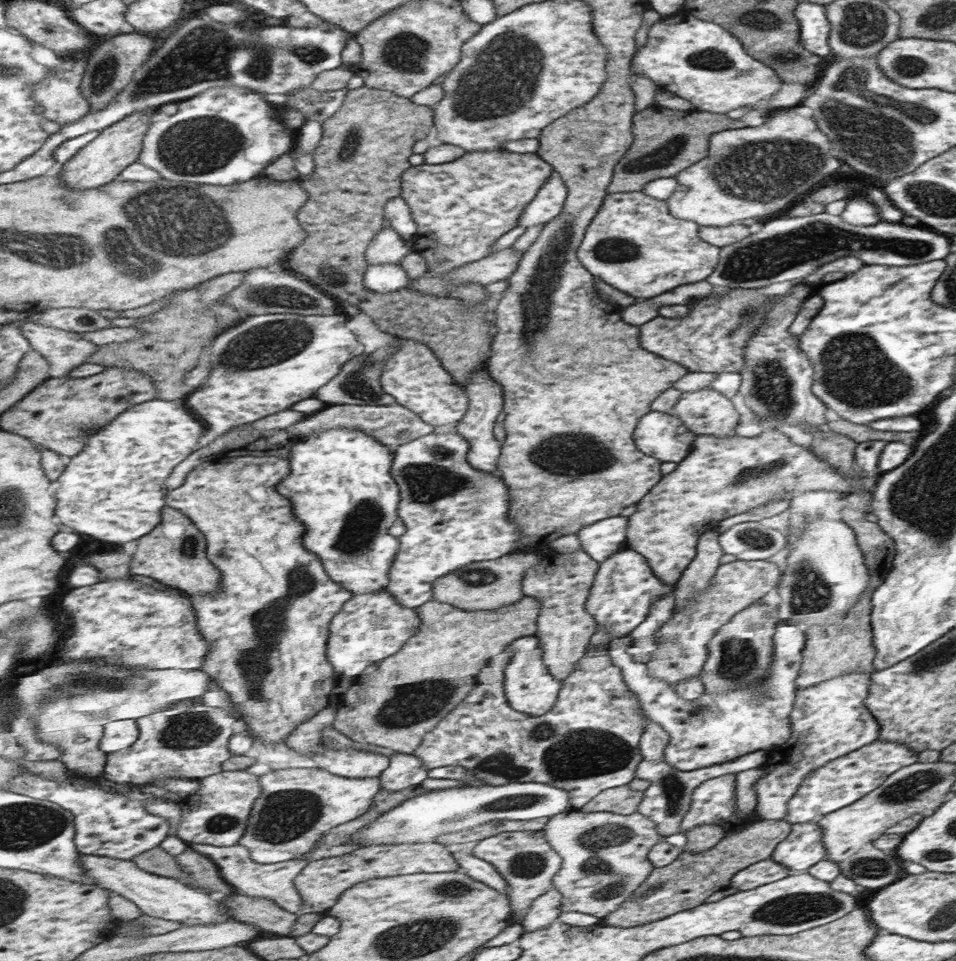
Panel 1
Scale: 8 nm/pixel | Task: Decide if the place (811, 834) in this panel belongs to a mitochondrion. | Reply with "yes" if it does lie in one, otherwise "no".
no

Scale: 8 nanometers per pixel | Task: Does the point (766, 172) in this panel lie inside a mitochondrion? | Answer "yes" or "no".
yes

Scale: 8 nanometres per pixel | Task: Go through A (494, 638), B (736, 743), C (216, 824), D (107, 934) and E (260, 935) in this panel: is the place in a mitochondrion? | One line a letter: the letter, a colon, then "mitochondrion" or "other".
A: other
B: other
C: mitochondrion
D: other
E: other

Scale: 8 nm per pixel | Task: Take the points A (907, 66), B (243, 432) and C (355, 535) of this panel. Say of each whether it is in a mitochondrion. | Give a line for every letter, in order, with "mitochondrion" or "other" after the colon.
A: mitochondrion
B: other
C: mitochondrion

